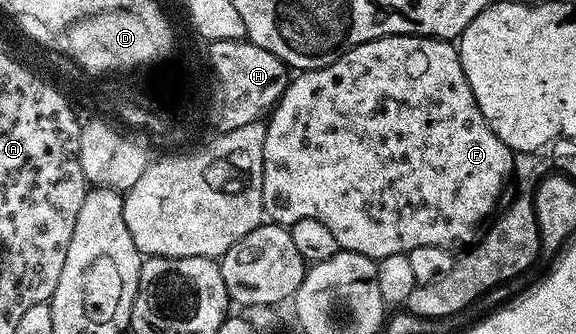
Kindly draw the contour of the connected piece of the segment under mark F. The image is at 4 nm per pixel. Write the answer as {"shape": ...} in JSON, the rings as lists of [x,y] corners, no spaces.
{"shape":[[[393,34],[360,44],[340,55],[332,64],[301,71],[297,77],[291,81],[266,122],[262,208],[271,223],[289,228],[300,220],[320,220],[320,224],[324,224],[324,228],[329,228],[332,236],[336,236],[339,250],[351,250],[375,260],[393,254],[409,254],[412,248],[421,245],[455,248],[454,246],[462,246],[465,242],[473,243],[479,237],[478,225],[495,213],[494,205],[502,194],[502,185],[506,178],[508,182],[511,177],[514,154],[503,144],[500,136],[492,132],[488,120],[484,120],[476,104],[476,96],[472,96],[468,76],[464,76],[458,48],[453,41],[421,38],[415,34]]]}

